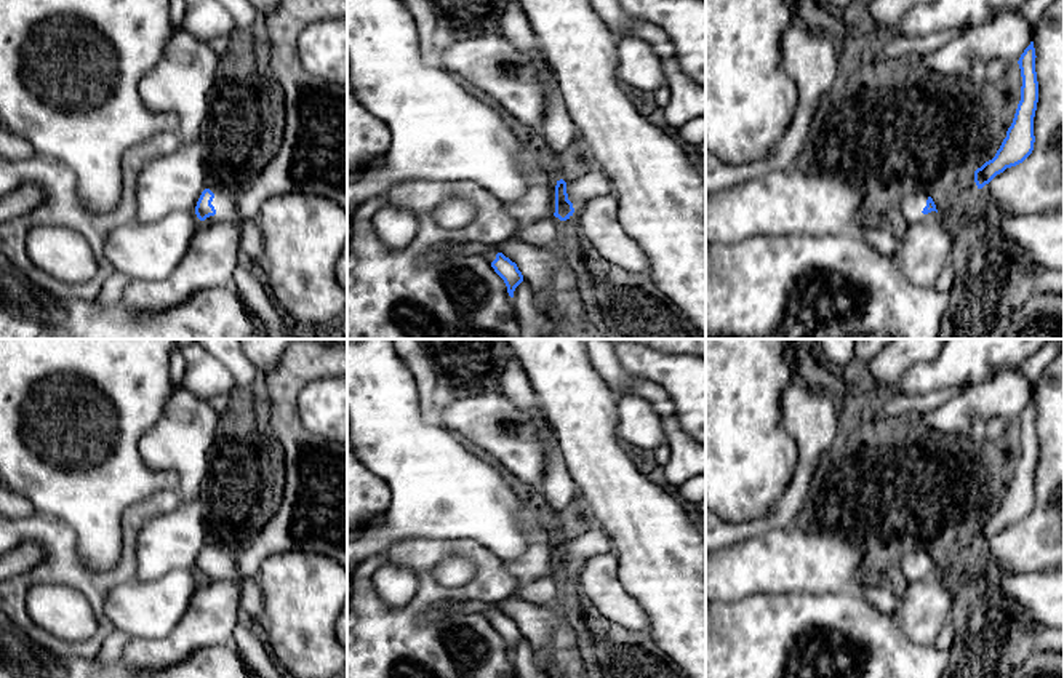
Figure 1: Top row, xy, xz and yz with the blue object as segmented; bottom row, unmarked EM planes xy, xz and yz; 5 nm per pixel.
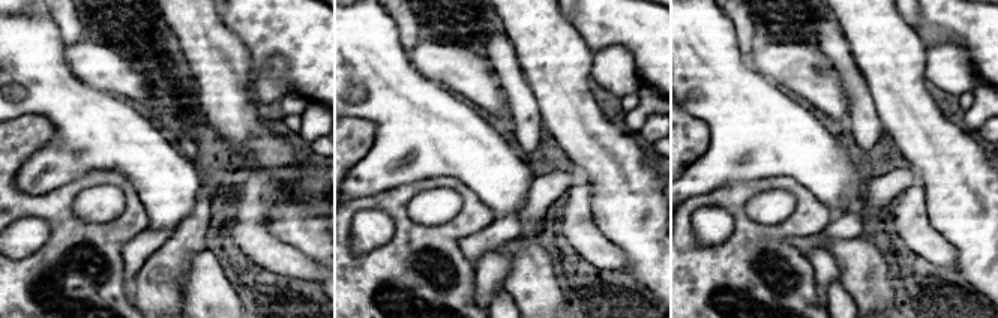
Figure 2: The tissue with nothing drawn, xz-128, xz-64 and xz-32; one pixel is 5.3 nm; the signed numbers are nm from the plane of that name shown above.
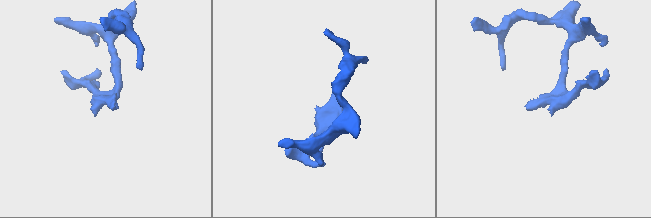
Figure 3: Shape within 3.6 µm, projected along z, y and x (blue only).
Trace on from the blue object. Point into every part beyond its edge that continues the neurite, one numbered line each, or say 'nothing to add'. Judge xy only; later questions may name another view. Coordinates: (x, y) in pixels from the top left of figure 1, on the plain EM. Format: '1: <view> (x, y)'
1: xy (224, 560)

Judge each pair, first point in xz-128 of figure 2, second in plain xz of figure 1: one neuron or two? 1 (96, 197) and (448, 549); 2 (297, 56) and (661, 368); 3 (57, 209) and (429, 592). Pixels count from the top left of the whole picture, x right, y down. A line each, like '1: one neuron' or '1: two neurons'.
1: two neurons
2: one neuron
3: one neuron

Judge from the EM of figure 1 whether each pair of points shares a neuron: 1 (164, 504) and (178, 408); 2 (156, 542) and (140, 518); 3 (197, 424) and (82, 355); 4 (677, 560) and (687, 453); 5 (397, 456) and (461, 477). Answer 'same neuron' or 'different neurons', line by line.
1: different neurons
2: different neurons
3: different neurons
4: different neurons
5: same neuron

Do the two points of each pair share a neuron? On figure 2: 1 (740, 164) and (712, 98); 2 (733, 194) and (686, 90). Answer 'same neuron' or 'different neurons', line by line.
1: same neuron
2: different neurons

